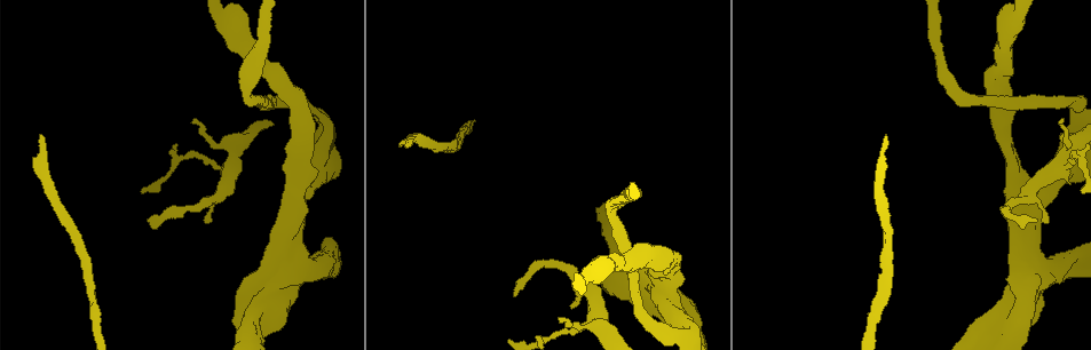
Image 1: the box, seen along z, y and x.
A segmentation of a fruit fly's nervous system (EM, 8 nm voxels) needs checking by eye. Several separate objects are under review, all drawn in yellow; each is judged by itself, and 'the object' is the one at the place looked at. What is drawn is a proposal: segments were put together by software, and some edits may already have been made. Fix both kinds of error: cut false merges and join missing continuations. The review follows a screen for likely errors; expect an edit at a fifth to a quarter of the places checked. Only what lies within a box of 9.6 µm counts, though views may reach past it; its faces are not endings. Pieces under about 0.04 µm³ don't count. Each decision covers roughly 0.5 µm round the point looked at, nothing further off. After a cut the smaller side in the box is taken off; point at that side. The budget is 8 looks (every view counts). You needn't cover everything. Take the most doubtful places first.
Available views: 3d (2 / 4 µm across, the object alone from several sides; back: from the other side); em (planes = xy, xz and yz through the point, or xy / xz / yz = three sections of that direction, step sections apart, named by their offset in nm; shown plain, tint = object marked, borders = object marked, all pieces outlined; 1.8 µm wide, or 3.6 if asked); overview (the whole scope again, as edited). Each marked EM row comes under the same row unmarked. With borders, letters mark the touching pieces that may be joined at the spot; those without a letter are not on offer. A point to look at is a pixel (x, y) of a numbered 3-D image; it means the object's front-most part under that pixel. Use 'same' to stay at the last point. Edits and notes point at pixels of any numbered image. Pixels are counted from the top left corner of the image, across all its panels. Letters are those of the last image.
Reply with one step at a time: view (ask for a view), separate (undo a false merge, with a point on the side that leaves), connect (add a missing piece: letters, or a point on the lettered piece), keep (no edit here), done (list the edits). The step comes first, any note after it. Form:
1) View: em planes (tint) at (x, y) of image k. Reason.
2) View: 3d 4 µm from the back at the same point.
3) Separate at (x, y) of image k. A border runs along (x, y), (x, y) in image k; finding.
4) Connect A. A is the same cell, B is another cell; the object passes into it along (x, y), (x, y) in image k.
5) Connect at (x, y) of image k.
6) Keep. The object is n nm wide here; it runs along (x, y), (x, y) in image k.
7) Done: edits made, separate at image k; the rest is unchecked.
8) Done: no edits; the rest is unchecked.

View: em xy step 16 (tint) at (406, 144) of image 1. An open end.

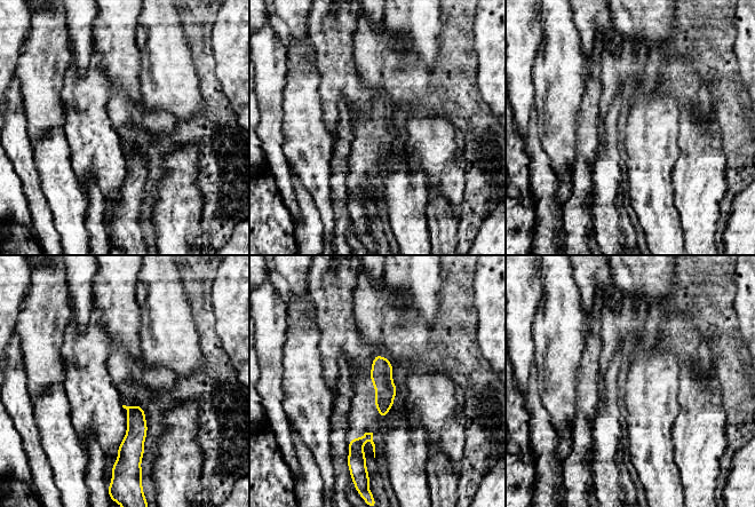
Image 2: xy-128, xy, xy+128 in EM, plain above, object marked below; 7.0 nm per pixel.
View: em planes (tint) at the same point.

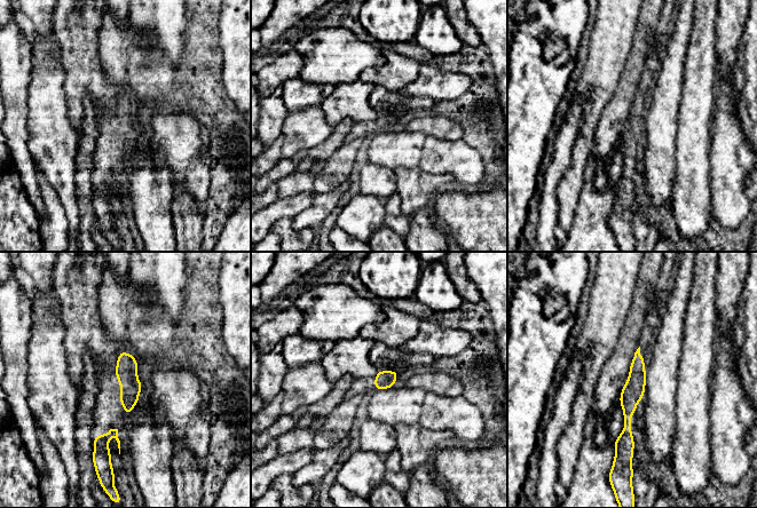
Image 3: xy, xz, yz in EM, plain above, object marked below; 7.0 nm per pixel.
View: em planes (borders) at the same point.

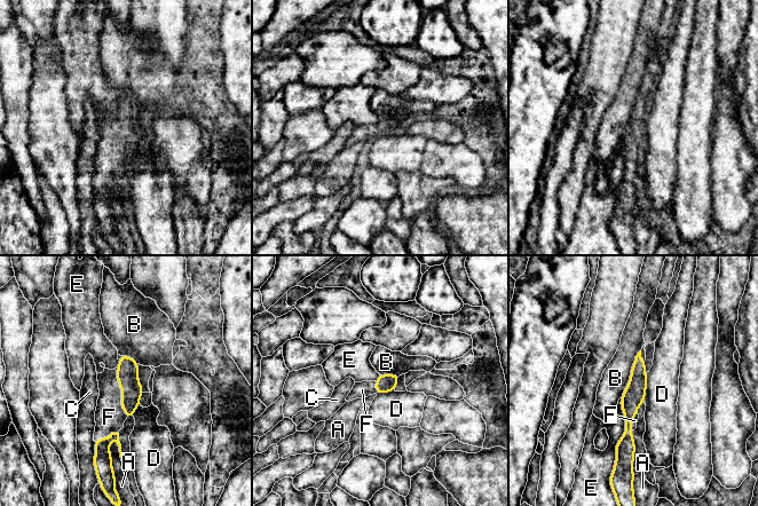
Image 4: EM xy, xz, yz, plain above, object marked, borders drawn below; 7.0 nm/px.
Connect F. F is the same cell, A, B, C, D and E are other cells; the object passes into it along (127, 373), (121, 393), (109, 416) in image 4; the neuron continues.

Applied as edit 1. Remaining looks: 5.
View: 3d 2 µm at (1037, 218) of image 1. An open end.

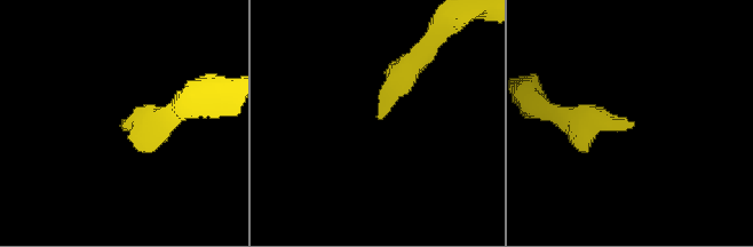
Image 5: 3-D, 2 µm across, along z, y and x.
View: em planes (tint) at (381, 114) of image 5. Now the EM.

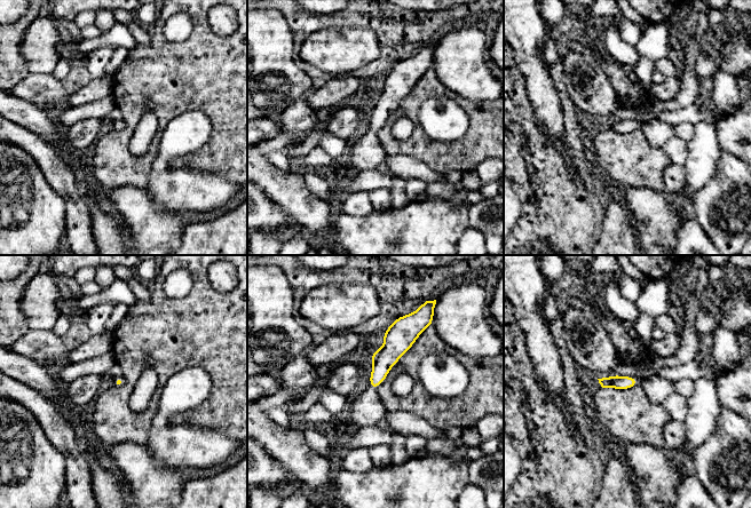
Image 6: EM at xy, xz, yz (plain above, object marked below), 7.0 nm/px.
View: em planes (borders) at the same point. See the neighbours.

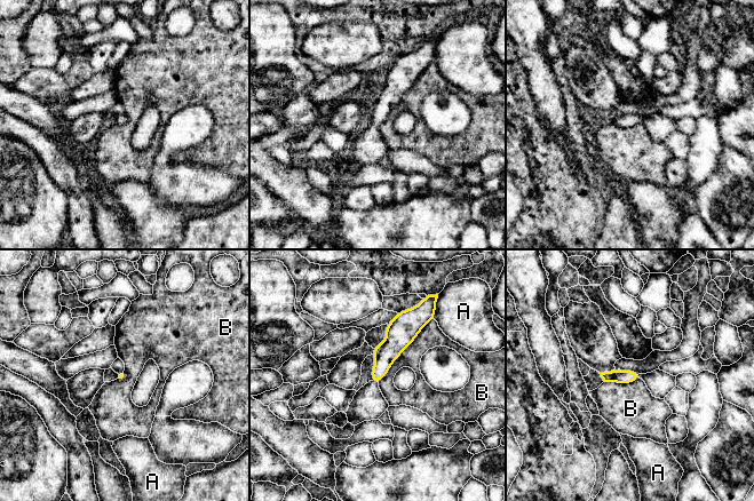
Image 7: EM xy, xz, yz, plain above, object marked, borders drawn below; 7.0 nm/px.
Keep. A and B are other cells; a border runs along (431, 319), (378, 382) in image 7; no lettered piece goes on from it.

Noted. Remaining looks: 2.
Done: edits made, connect at image 4; the rest is unchecked.

